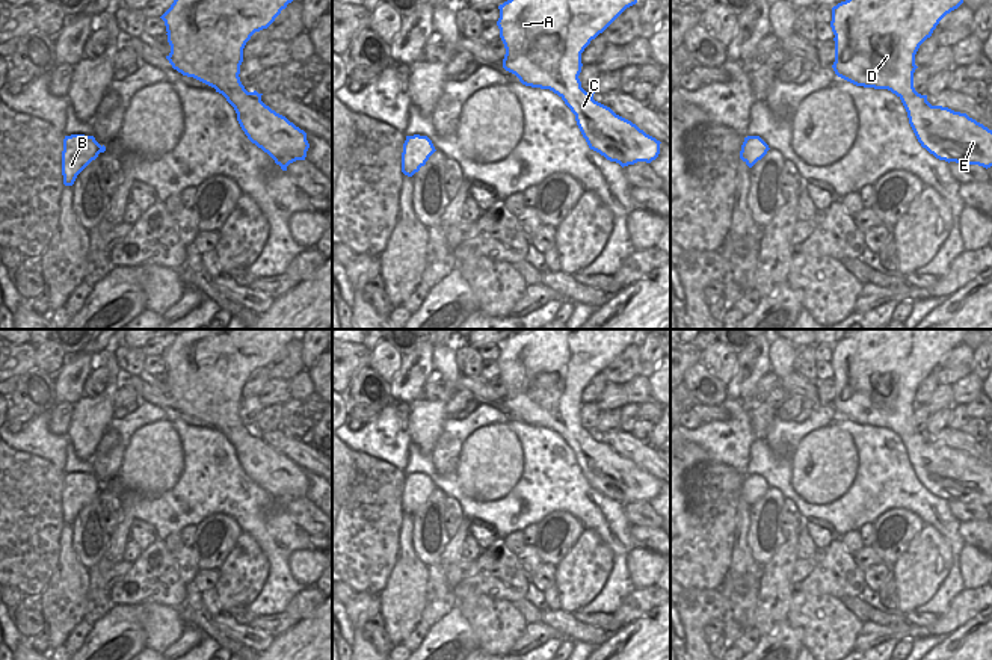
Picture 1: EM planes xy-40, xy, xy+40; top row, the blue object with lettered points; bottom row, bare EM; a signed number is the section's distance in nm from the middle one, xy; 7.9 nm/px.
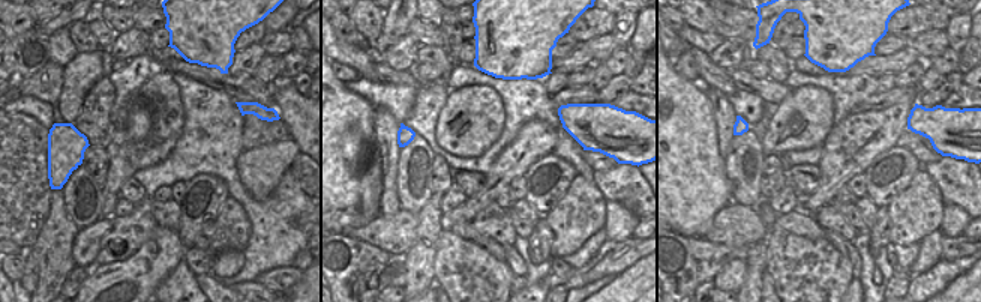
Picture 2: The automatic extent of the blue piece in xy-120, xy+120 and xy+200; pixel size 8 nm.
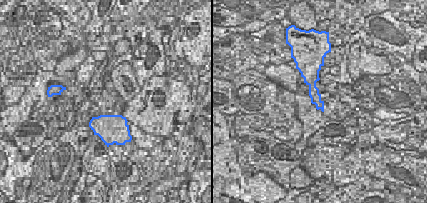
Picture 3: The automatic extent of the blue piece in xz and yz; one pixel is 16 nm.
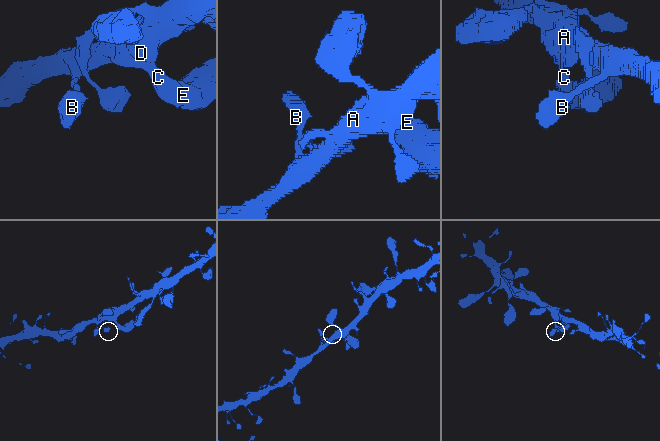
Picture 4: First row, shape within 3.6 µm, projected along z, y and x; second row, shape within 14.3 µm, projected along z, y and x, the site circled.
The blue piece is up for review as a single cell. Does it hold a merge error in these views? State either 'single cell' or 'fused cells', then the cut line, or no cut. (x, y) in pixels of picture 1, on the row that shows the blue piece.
single cell; no cut

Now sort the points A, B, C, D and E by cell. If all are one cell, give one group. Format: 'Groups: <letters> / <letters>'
Groups: A B C D E

